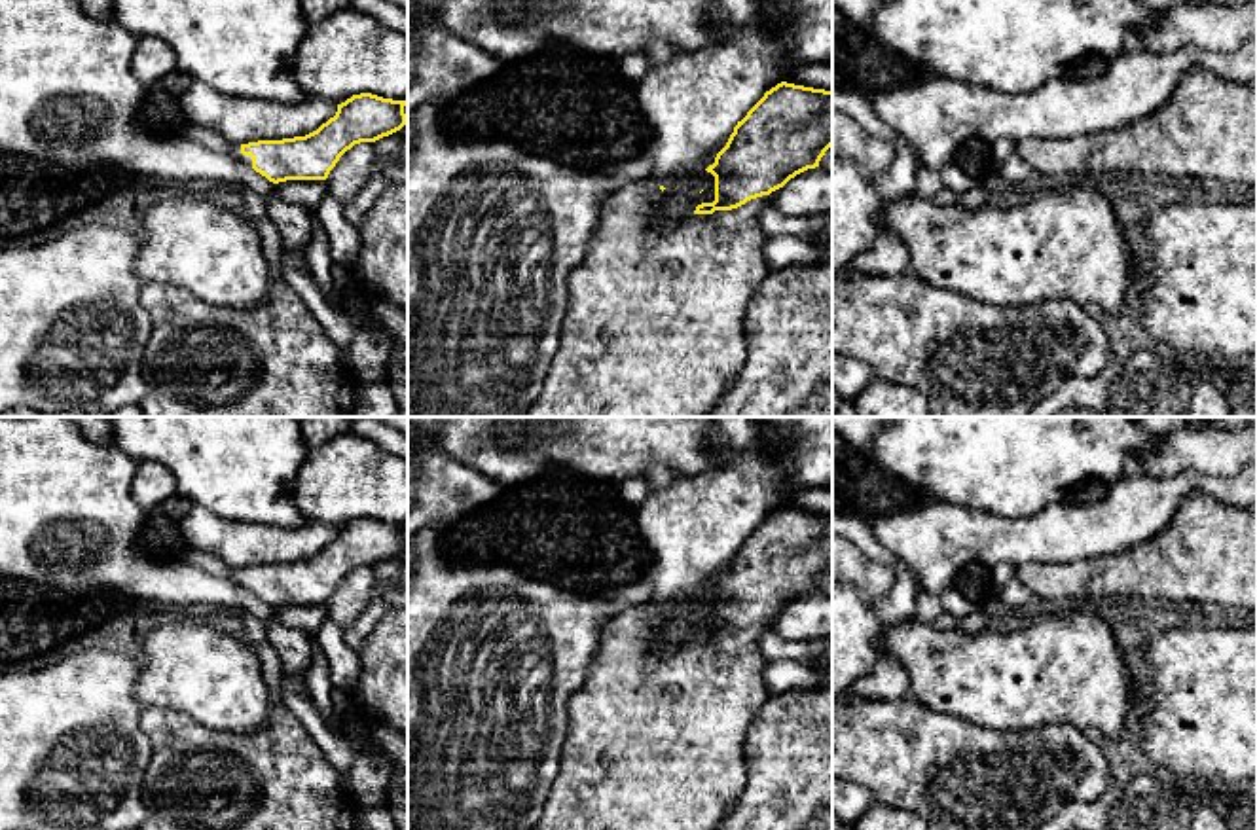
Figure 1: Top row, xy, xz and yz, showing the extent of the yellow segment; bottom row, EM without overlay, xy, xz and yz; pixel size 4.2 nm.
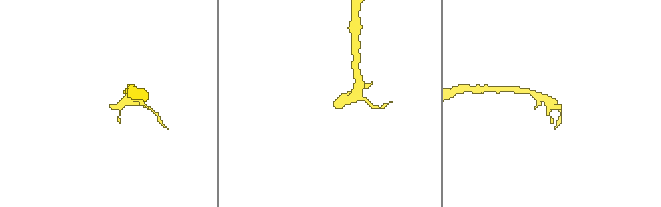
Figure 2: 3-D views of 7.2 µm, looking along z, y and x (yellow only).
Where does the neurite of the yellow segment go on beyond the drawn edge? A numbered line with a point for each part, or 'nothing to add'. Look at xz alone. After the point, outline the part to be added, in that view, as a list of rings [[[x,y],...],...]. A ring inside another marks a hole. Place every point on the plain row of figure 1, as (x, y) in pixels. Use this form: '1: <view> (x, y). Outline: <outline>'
1: xz (656, 736). Outline: [[[637,604],[612,614],[599,629],[590,675],[569,699],[559,771],[533,830],[717,830],[724,811],[739,800],[747,785],[749,728],[770,699],[764,688],[768,661],[758,650],[768,620],[677,646],[656,641],[654,627],[662,622],[658,610]]]

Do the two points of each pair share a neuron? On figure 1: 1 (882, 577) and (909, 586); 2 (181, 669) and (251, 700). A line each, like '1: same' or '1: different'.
1: different
2: same

